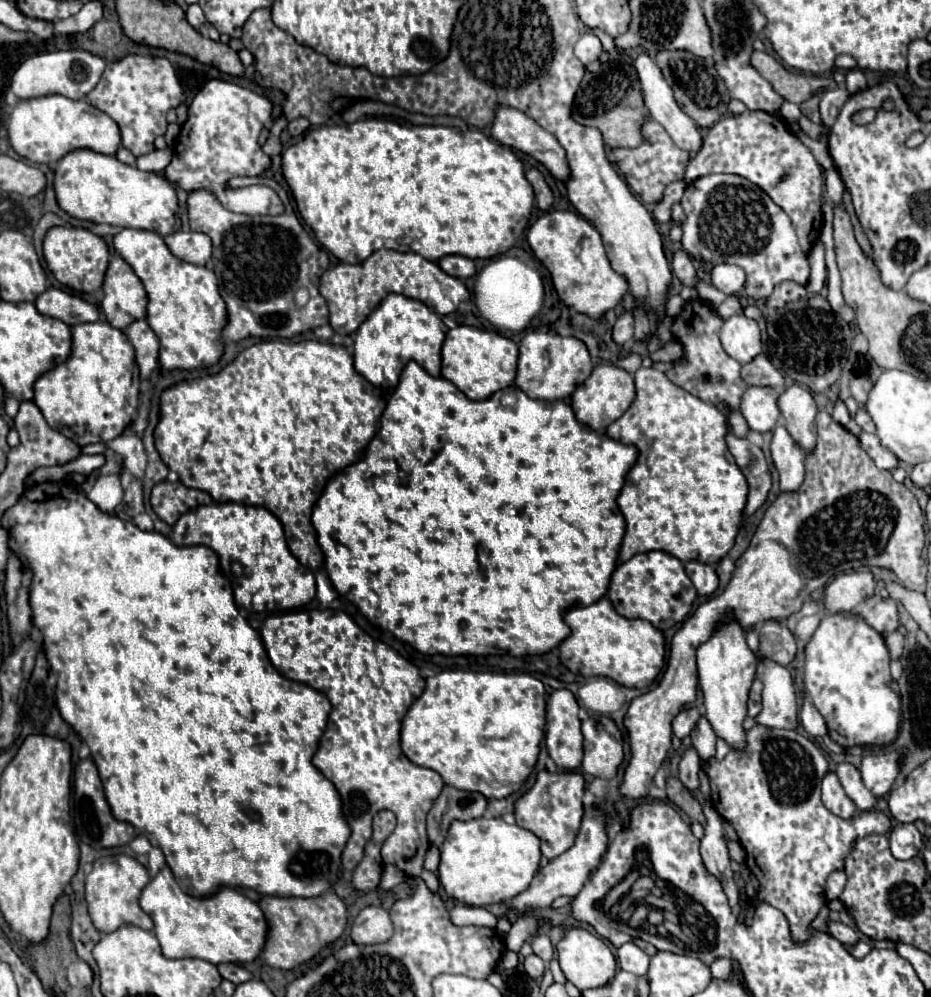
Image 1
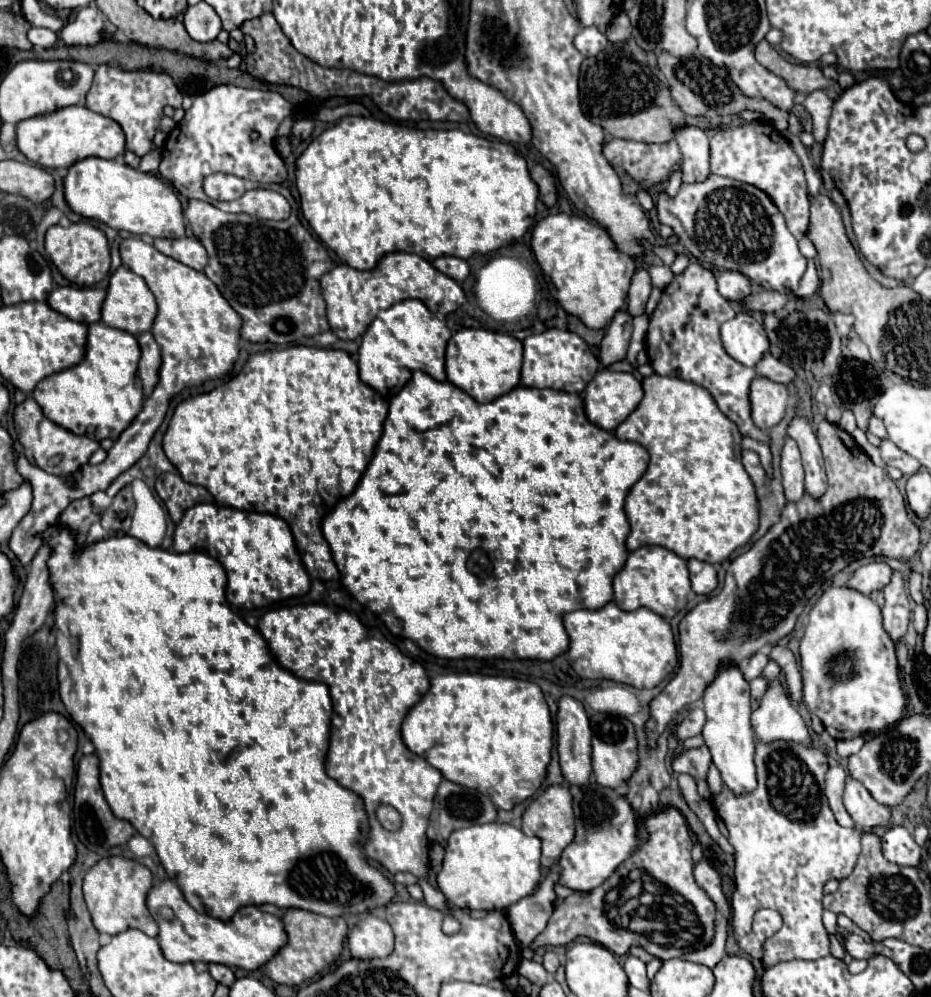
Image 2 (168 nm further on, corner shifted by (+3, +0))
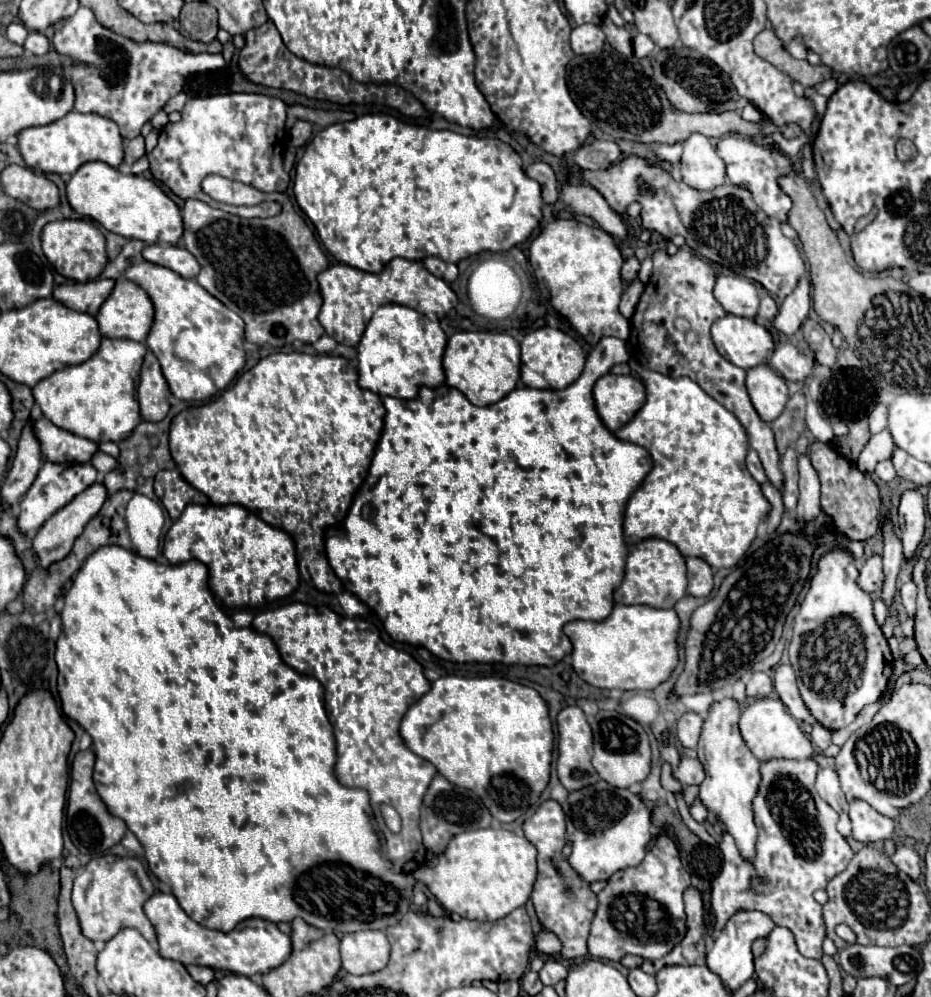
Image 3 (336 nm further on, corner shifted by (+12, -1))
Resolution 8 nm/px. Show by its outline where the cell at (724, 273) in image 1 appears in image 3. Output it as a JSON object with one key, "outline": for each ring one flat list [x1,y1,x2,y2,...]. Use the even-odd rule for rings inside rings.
{"outline":[[719,276,715,298,727,314,755,318,759,310,759,294,751,280,741,276]]}

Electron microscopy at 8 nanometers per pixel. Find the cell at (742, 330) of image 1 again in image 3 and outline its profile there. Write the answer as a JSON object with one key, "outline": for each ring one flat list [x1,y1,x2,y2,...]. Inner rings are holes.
{"outline":[[727,314,711,326,711,338,717,352,743,370,765,364,775,348,773,336,765,326,733,314]]}

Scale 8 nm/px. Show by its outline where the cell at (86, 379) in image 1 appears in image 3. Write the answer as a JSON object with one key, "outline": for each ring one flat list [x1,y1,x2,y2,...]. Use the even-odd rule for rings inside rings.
{"outline":[[103,338,99,350,87,362,67,366,43,378,33,388,35,402,45,418,67,432,93,442,121,442,131,436,135,426,141,422,137,382,145,352,147,346,143,342]]}

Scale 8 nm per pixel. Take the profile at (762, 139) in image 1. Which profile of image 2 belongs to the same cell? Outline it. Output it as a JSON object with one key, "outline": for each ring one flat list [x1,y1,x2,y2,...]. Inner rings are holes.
{"outline":[[752,121,728,129,718,129,710,139,710,171,714,175,738,179,762,189,784,215,790,233,796,239,806,235,810,219,810,197,804,169,788,139,778,129,774,129,774,125,768,121]]}

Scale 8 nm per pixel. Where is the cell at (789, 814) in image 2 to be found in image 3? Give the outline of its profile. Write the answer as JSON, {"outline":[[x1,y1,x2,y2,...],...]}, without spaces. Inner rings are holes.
{"outline":[[809,758,809,760,769,760,769,762,763,762,763,764,761,764,761,776,763,776,763,780,761,780,761,786,759,786,759,794,757,794,757,798,755,798,755,804,753,804,753,808,755,808,755,822,759,824,757,856,755,856,755,862,747,864,747,862,739,856,739,850,735,848,735,842,731,840,731,836,727,836,727,834,723,836,723,840,721,840,721,844,719,844,719,848,721,848,721,852,723,852,723,868,721,868,719,876,711,882,711,908,713,908,713,914,715,914,715,926,713,927,712,933,713,939,716,939,719,934,721,934,727,920,729,920,735,912,739,912,739,910,761,910,761,912,769,914,771,920,773,920,777,926,791,928,791,932,795,934,797,948,799,948,799,952,801,952,803,956,807,956,807,958,815,958,815,960,821,960,821,956,823,956,823,948,821,948,821,944,823,944,827,932,825,932,825,922,823,922,821,904,813,900,813,892,819,890,819,888,825,888,827,882,829,882,831,878,835,878,839,872,843,872,843,868,847,868,847,864,849,864,851,858,853,858,853,850,849,848,847,840,837,832,837,820,839,820,839,814,837,814,837,812,835,812,835,810,833,810,833,808,831,808,831,806,829,806,829,804,817,794,817,790,815,790,815,774,817,774,817,762,811,760,811,758]]}

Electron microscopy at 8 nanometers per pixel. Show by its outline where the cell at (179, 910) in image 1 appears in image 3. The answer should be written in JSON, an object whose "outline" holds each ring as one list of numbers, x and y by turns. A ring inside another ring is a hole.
{"outline":[[153,894,145,902,145,914,151,920,157,940,159,940,159,954,169,960,177,960,185,966,209,966,215,970,227,970,243,976,253,974,267,974,273,968,279,968,291,956,291,938,283,934,277,924,265,922,259,918,249,918,243,922,241,930,233,930,229,934,209,930,195,920,191,920,185,910,179,906,173,894]]}

